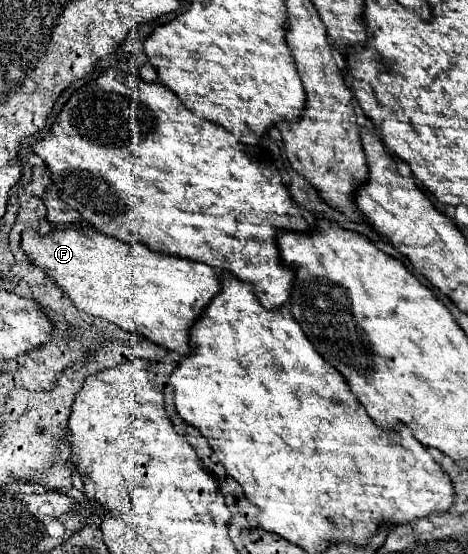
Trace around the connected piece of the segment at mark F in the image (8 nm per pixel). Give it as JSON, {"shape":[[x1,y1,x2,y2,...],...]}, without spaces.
{"shape":[[27,227,21,235,21,249,33,261,33,265,41,267,67,293,77,309,95,317,103,317,125,331,141,331,153,343,179,355,189,353,189,329,221,287,219,273,205,263,155,253,149,247,119,241,95,231,93,227,57,227,51,229,47,235,41,235,37,229]]}

